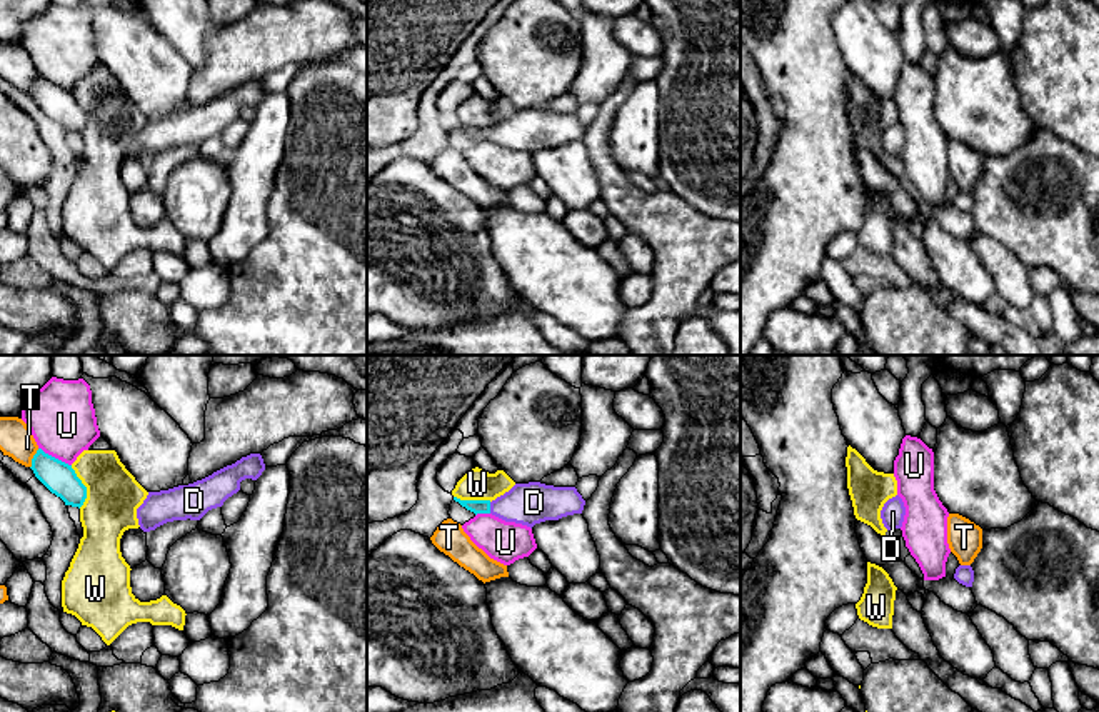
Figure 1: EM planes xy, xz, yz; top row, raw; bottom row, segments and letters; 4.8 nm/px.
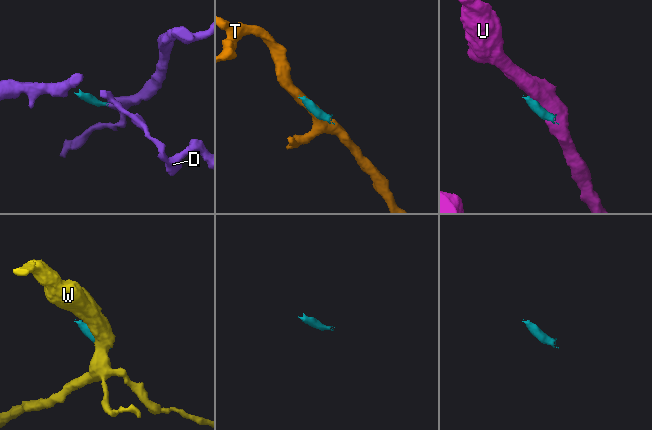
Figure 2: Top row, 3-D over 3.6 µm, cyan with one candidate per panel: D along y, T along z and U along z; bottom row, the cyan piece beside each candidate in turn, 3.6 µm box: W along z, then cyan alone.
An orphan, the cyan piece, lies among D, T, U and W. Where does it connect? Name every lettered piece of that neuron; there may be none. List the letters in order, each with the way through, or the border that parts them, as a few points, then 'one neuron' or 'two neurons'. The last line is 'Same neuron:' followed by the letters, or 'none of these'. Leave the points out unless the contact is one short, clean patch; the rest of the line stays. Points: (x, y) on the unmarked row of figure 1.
D: across xz (474, 132), (489, 134), (512, 134), (534, 129) | one neuron
T: along xy (39, 75), (30, 94) | two neurons
U: two neurons
W: two neurons
Same neuron: D

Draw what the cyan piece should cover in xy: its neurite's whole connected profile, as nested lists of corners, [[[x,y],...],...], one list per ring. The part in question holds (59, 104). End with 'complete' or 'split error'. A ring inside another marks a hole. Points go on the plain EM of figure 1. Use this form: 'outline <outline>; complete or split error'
outline [[[38,75],[32,85],[30,95],[52,120],[65,128],[65,132],[78,135],[83,132],[87,125],[87,113],[77,103],[72,92]]]; complete

